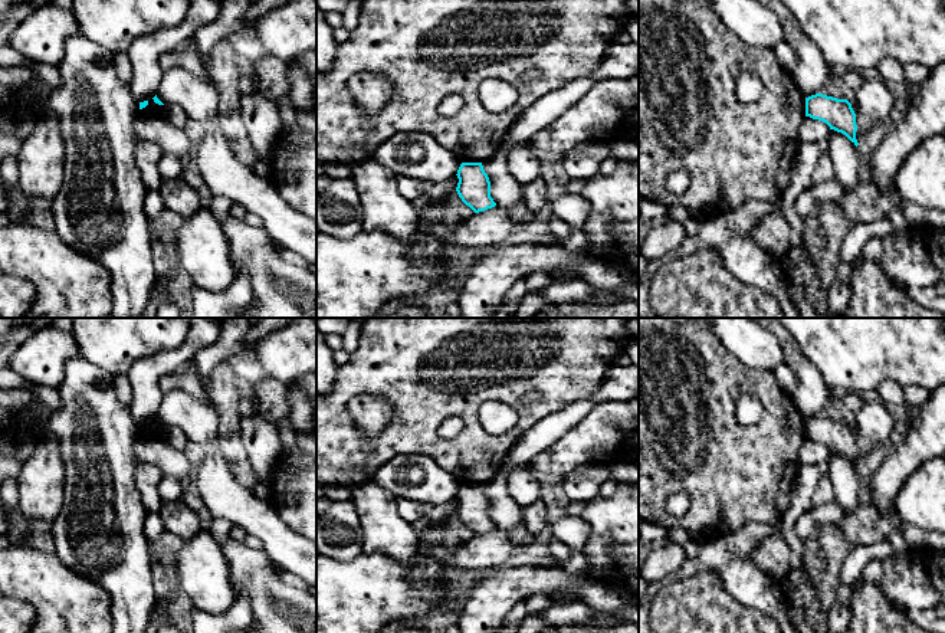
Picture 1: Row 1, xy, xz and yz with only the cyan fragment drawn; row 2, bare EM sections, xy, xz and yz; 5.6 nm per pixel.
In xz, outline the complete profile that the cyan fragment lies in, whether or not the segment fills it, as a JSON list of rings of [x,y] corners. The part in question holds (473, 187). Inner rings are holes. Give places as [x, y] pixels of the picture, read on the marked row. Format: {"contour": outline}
{"contour": [[[462,163],[456,176],[459,178],[456,191],[475,213],[496,206],[490,197],[490,181],[482,163]]]}

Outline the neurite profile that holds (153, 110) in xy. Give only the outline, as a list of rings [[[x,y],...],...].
[[[150,98],[148,105],[140,109],[140,117],[164,119],[163,106],[164,105],[158,105],[152,98]]]

